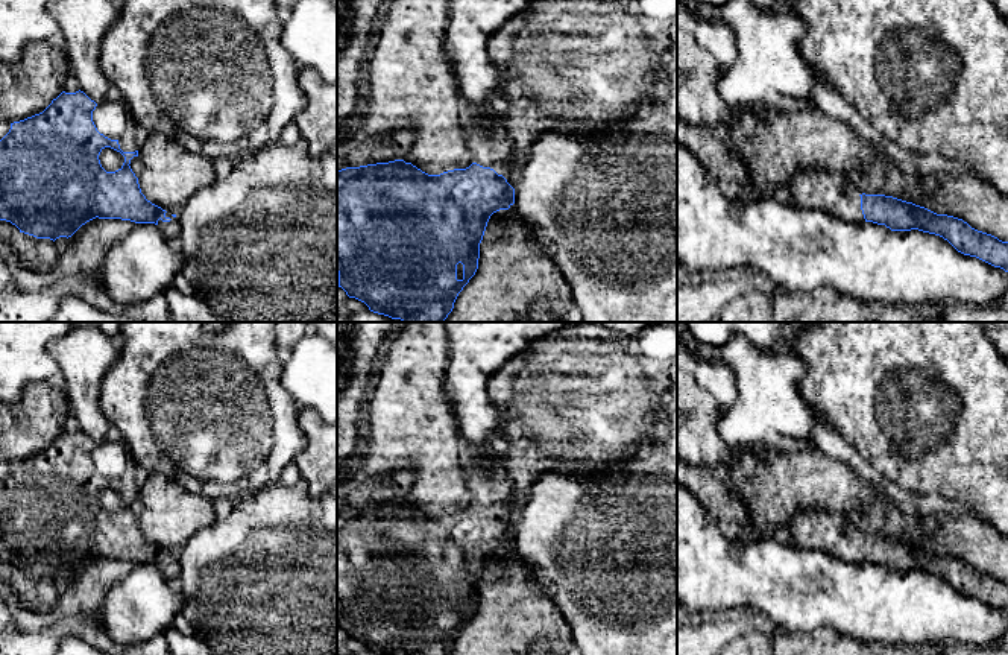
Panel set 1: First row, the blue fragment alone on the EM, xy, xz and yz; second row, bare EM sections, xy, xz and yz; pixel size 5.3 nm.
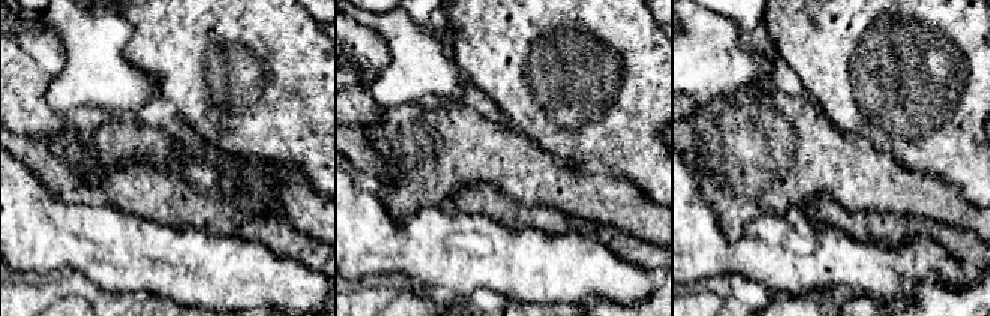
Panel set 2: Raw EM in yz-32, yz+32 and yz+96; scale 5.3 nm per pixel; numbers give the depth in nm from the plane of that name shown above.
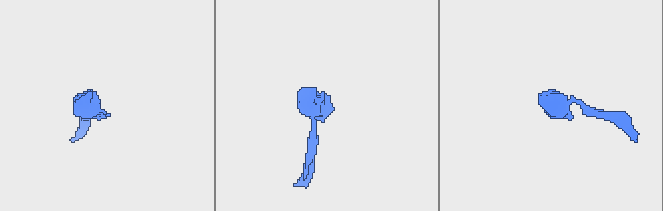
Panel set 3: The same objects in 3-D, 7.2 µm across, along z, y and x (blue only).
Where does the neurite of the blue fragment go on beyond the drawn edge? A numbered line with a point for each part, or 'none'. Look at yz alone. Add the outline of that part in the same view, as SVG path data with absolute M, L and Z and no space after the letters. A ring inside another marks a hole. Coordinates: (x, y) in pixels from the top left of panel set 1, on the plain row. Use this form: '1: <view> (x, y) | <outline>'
1: yz (814, 529) | M800 511L789 521L788 533L797 547L824 552L850 564L865 562L861 536L841 512Z

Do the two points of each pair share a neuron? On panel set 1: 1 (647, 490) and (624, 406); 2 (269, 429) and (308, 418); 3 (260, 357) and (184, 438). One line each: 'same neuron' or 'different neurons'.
1: different neurons
2: different neurons
3: same neuron

